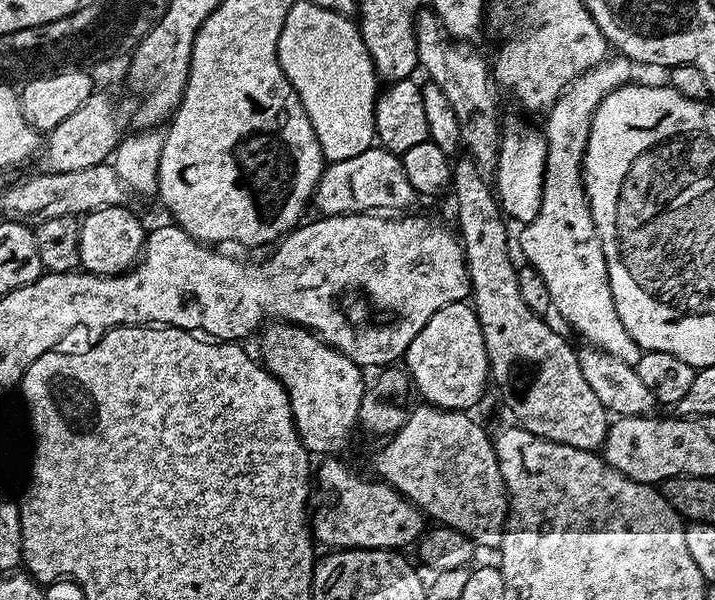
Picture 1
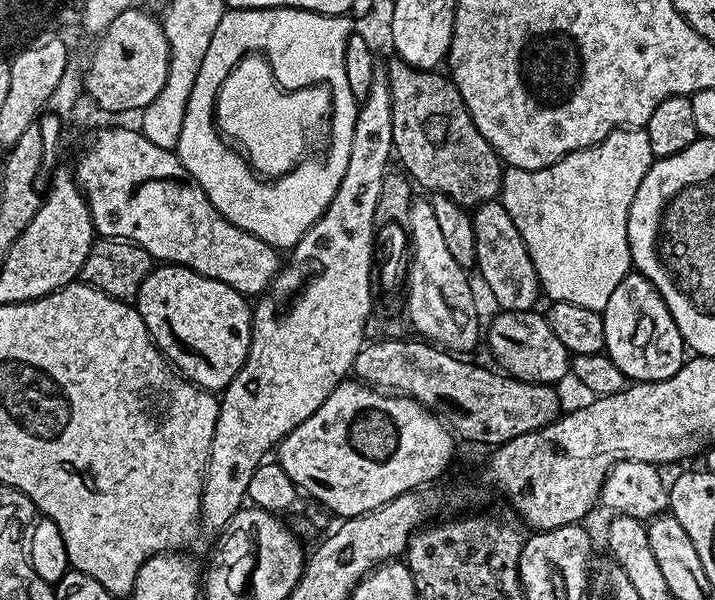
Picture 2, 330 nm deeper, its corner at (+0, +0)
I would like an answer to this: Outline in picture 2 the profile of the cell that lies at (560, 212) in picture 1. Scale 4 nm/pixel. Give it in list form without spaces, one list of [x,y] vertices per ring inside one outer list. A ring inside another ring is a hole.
[[[618,128],[611,132],[600,144],[596,144],[592,148],[580,148],[577,152],[571,152],[569,156],[563,156],[561,160],[546,166],[542,170],[531,172],[521,168],[508,168],[503,173],[502,203],[510,214],[510,218],[514,218],[514,226],[518,226],[518,234],[522,234],[522,238],[526,242],[526,250],[534,262],[534,270],[540,279],[543,295],[549,296],[549,301],[570,302],[574,306],[586,306],[586,310],[603,313],[606,302],[610,302],[610,294],[614,294],[618,282],[622,282],[622,278],[626,278],[634,268],[632,251],[628,241],[628,215],[630,214],[630,206],[634,202],[634,194],[638,194],[638,186],[642,182],[642,178],[646,178],[653,159],[650,150],[650,138],[646,131],[639,128]]]

